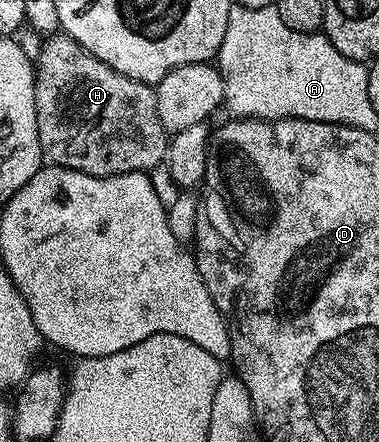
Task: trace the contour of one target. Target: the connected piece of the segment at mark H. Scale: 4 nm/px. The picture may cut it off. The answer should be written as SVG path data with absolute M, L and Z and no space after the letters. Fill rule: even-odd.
M57 32L47 36L41 42L42 49L36 58L34 67L34 98L36 99L36 127L38 128L38 142L42 148L42 156L51 165L59 165L72 171L87 173L93 177L115 177L125 173L144 173L161 166L166 155L168 134L160 123L160 115L156 115L156 95L154 89L149 85L133 81L117 73L116 70L108 67L100 59L96 59L84 51L67 33Z

